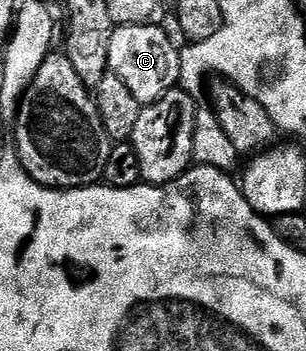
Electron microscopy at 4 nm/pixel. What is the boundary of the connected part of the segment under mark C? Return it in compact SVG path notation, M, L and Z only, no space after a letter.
M116 25L112 31L109 70L117 75L117 79L125 82L125 87L129 87L129 91L133 91L134 97L144 106L153 104L157 99L161 99L161 95L165 95L180 84L179 49L171 42L171 37L165 30L166 28L157 25Z

